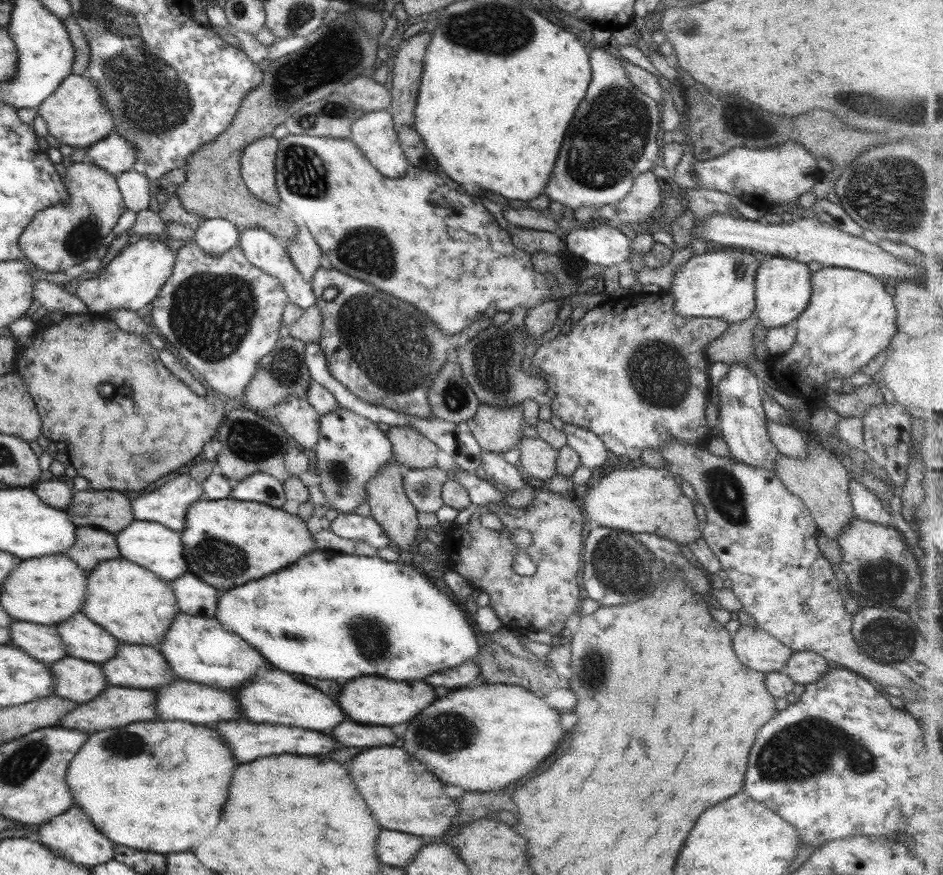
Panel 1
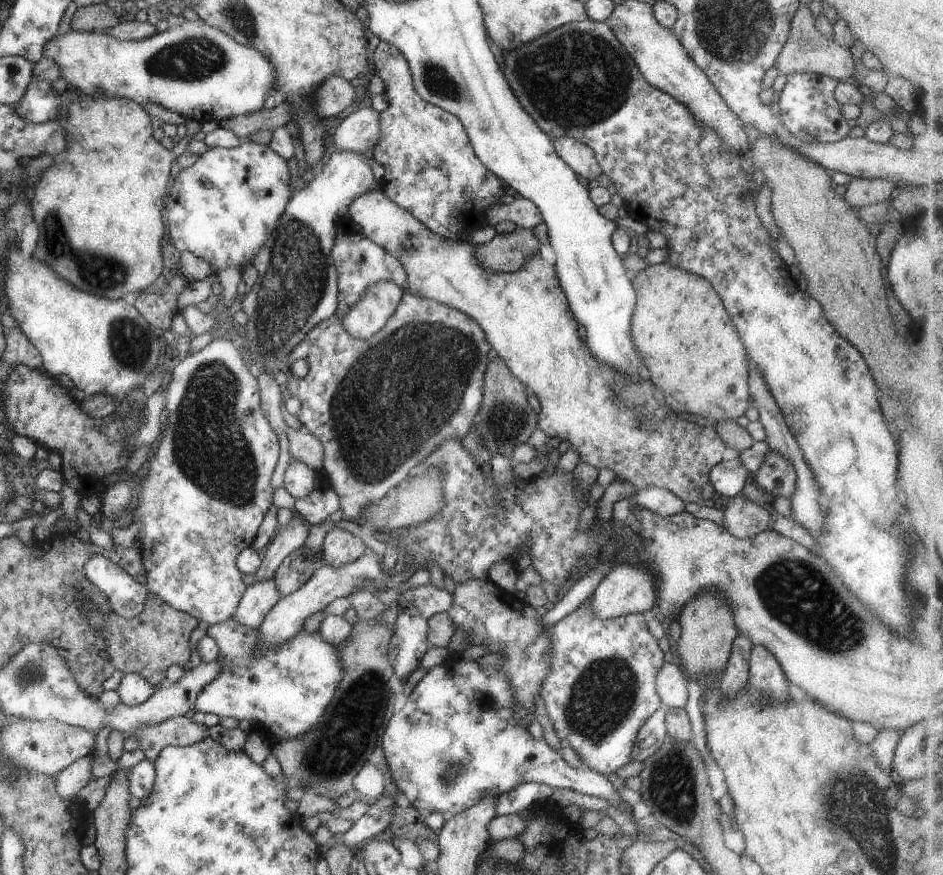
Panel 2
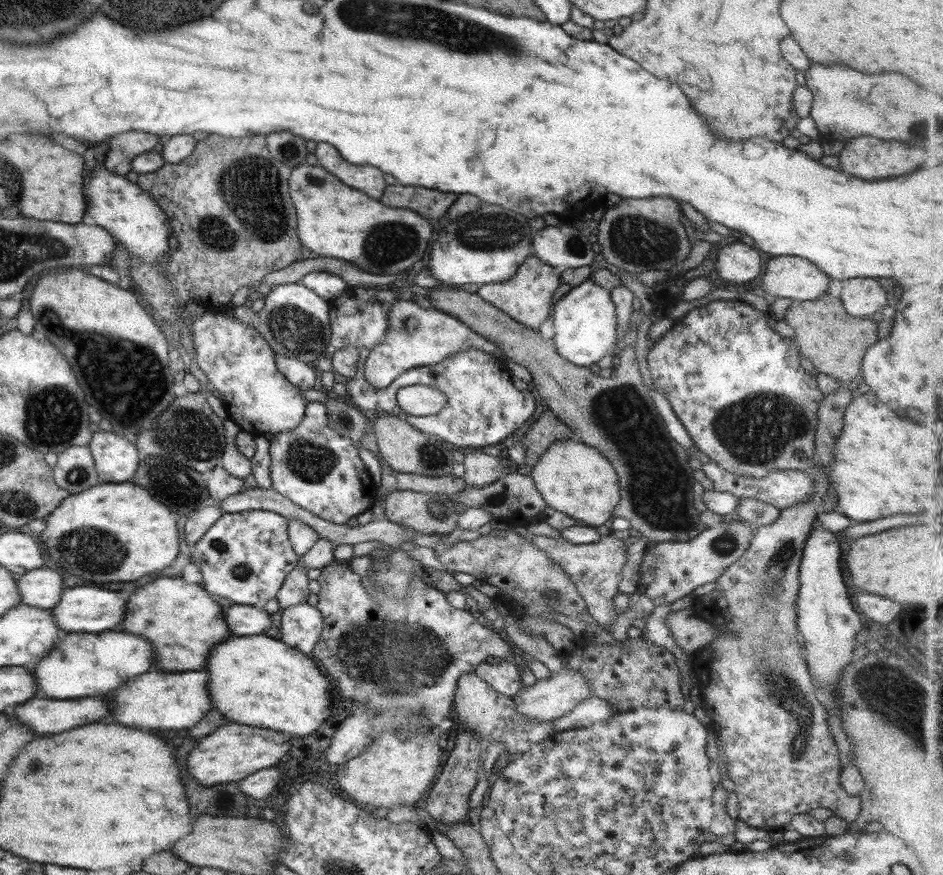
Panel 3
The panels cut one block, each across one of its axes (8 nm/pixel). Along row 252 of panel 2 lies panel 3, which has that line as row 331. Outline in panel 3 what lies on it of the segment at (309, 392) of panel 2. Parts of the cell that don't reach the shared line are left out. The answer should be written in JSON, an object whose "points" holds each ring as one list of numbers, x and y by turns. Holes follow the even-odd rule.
{"points":[[348,287,344,294,335,299,329,299,331,339,324,354,311,365,316,371,334,372,331,363,333,354,345,346,356,346,359,350,358,370,354,378,345,378,337,374,338,384,344,384,347,390,347,399,354,400,355,406,360,406,365,413,374,409,388,415,394,415,408,421,420,432,438,436,447,443,460,448,469,446,481,449,480,446,490,446,502,441,524,422,536,408,537,395,532,389,520,391,514,387,513,377,508,367,492,354,481,350,463,350,448,356,442,362,429,368,414,368,406,370,394,379,390,386,383,389,374,389,365,377,365,360,374,348,374,342,384,342,389,331,388,313,394,301,402,300,394,290,375,290,364,287],[413,384,438,387,446,396,447,403,438,414,432,417,412,417,403,412,397,403,397,392,403,386]]}

